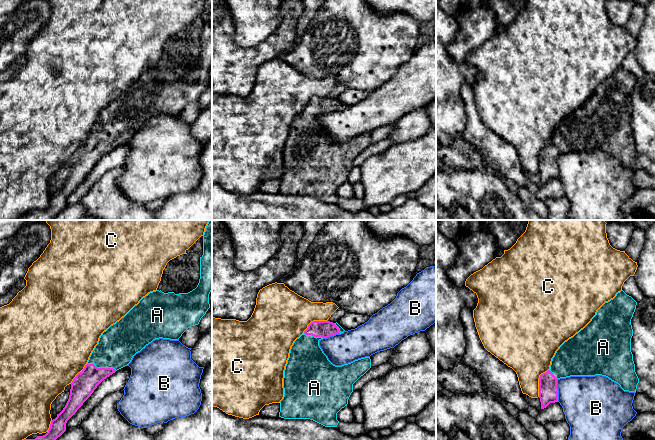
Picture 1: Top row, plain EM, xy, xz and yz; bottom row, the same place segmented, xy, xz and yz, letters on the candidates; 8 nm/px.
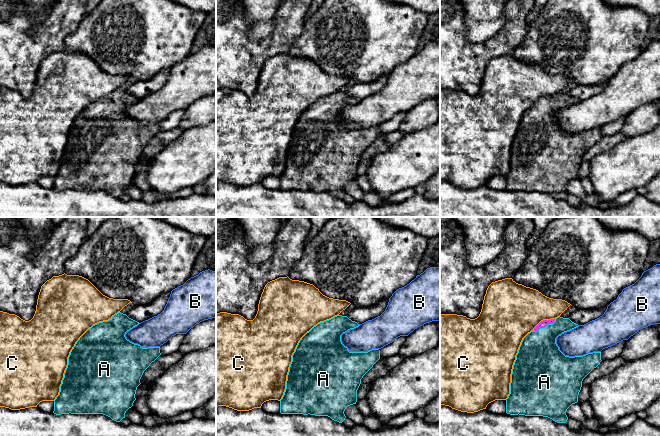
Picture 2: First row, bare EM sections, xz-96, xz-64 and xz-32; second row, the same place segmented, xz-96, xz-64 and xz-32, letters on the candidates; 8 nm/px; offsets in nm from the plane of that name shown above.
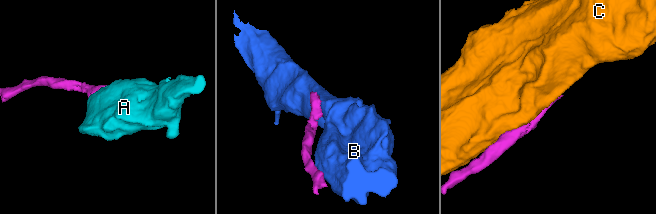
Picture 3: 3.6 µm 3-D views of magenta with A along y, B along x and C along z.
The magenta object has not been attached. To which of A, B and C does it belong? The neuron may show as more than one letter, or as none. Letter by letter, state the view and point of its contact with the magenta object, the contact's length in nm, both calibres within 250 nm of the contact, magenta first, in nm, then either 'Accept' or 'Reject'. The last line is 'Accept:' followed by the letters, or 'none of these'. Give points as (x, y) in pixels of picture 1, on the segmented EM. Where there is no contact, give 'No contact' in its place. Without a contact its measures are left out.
A: Touches magenta at xy (102, 368). Shared border 240 nm. Thickness 190 nm (magenta) against 300 nm. Accept
B: Touches magenta at yz (557, 390). Shared border 180 nm. Thickness 160 nm (magenta) against 400 nm. Reject
C: Touches magenta at yz (539, 381). Shared border 240 nm. Thickness 160 nm (magenta) against 380 nm. Reject
Accept: A

